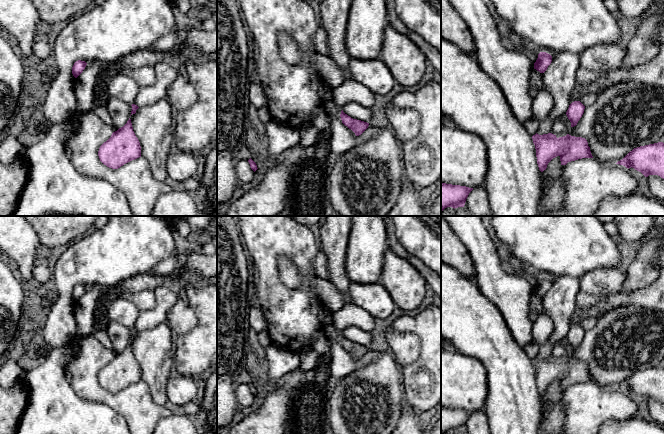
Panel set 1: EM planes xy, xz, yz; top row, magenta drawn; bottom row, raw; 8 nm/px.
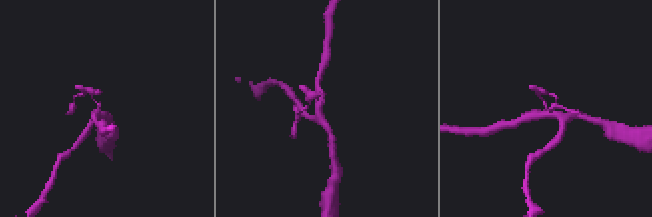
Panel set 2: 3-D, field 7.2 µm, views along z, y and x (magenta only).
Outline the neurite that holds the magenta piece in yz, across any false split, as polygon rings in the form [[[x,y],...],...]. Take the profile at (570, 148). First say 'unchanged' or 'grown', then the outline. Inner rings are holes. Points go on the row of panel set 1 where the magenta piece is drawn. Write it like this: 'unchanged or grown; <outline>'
unchanged; [[[552,133],[535,134],[532,136],[536,149],[537,164],[539,170],[546,170],[548,163],[559,156],[561,165],[582,158],[593,158],[588,142],[585,138],[567,134],[557,138]]]

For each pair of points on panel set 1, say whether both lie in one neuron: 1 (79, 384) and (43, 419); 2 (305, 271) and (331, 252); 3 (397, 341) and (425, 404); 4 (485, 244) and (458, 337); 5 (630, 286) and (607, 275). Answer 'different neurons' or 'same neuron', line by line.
1: different neurons
2: different neurons
3: different neurons
4: different neurons
5: different neurons

